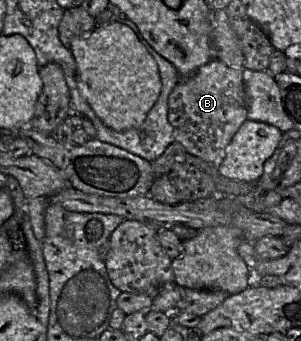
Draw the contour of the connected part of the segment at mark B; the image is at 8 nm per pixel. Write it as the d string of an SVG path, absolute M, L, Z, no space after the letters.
M213 59L207 64L199 67L195 72L188 76L180 77L176 87L173 89L168 100L168 120L173 127L173 135L175 141L179 142L186 151L194 156L197 156L207 162L213 163L217 168L222 161L227 145L231 142L233 136L239 130L240 126L248 119L247 118L247 97L243 78L244 69L236 69L225 65L223 62Z

